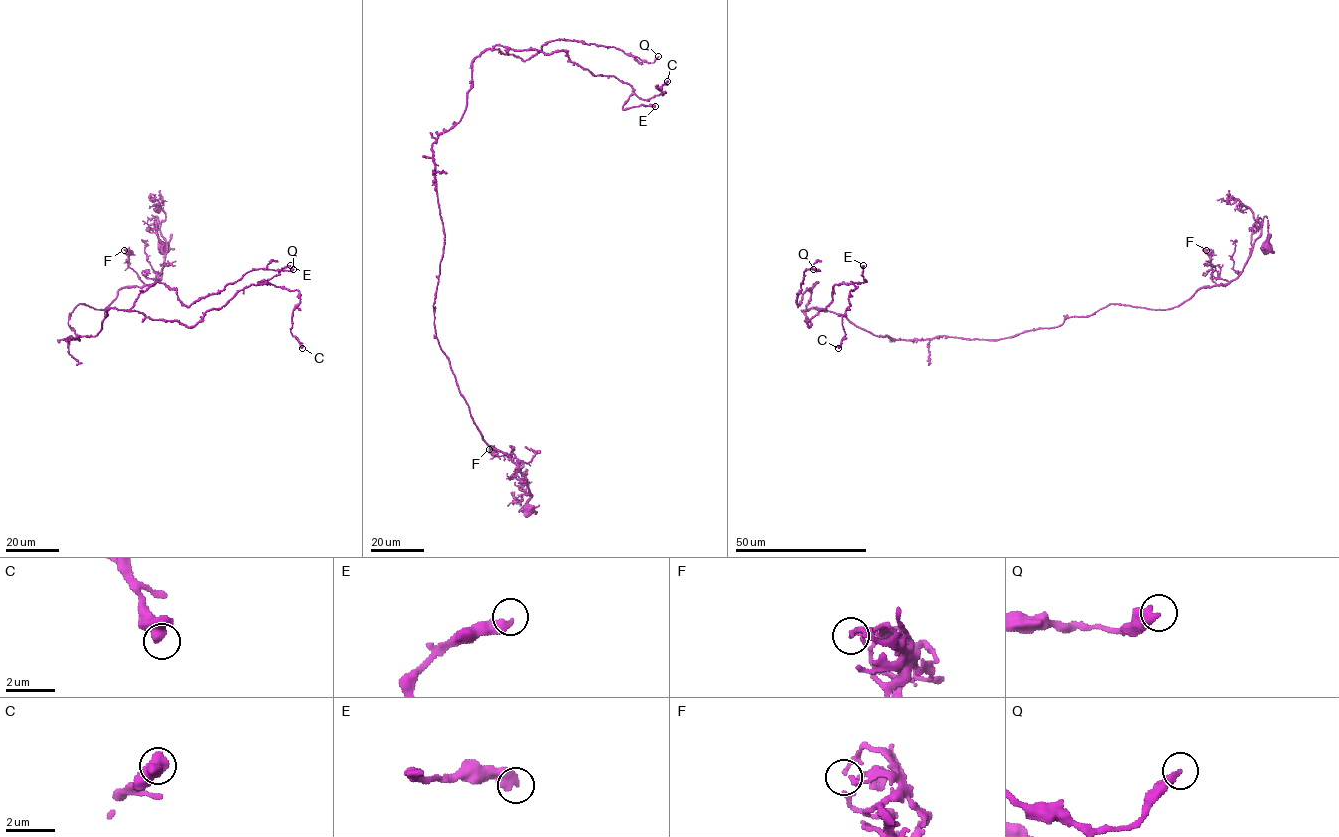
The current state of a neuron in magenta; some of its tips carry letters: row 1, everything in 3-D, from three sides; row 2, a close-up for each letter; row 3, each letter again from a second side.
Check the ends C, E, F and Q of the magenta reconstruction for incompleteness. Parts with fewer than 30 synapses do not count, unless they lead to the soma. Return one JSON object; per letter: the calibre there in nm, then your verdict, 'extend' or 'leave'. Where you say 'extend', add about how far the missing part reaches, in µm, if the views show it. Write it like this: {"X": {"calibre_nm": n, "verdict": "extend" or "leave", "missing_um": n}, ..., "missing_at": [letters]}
{"C": {"calibre_nm": 600, "verdict": "leave"}, "E": {"calibre_nm": 480, "verdict": "leave"}, "F": {"calibre_nm": 140, "verdict": "leave"}, "Q": {"calibre_nm": 360, "verdict": "leave"}, "missing_at": []}

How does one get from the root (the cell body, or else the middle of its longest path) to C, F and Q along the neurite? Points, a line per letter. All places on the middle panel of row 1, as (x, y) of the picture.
C: (526, 508), (526, 480), (483, 439), (436, 337), (432, 143), (496, 45), (563, 50), (643, 99), (667, 81)
F: (526, 508), (519, 511), (531, 496), (520, 468), (507, 456), (493, 455), (494, 449), (489, 449)
Q: (526, 508), (436, 337), (432, 143), (487, 50), (658, 56)

